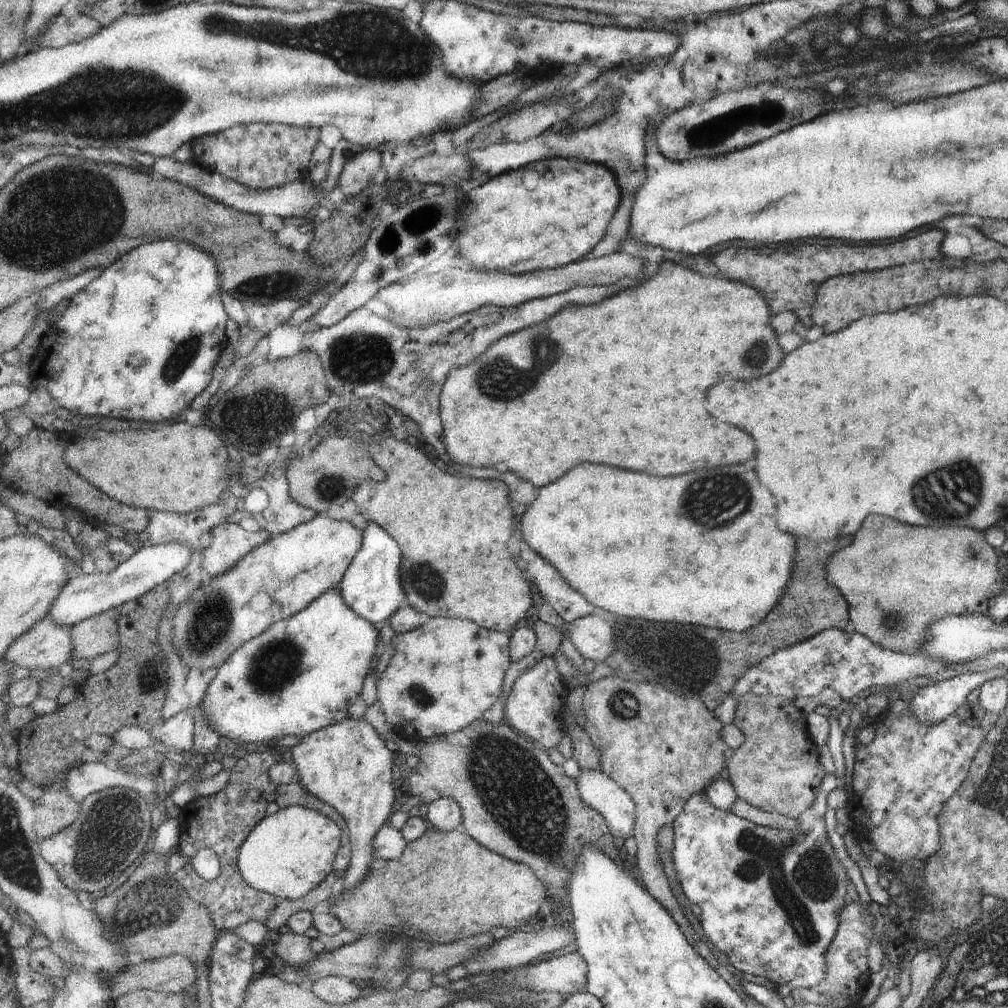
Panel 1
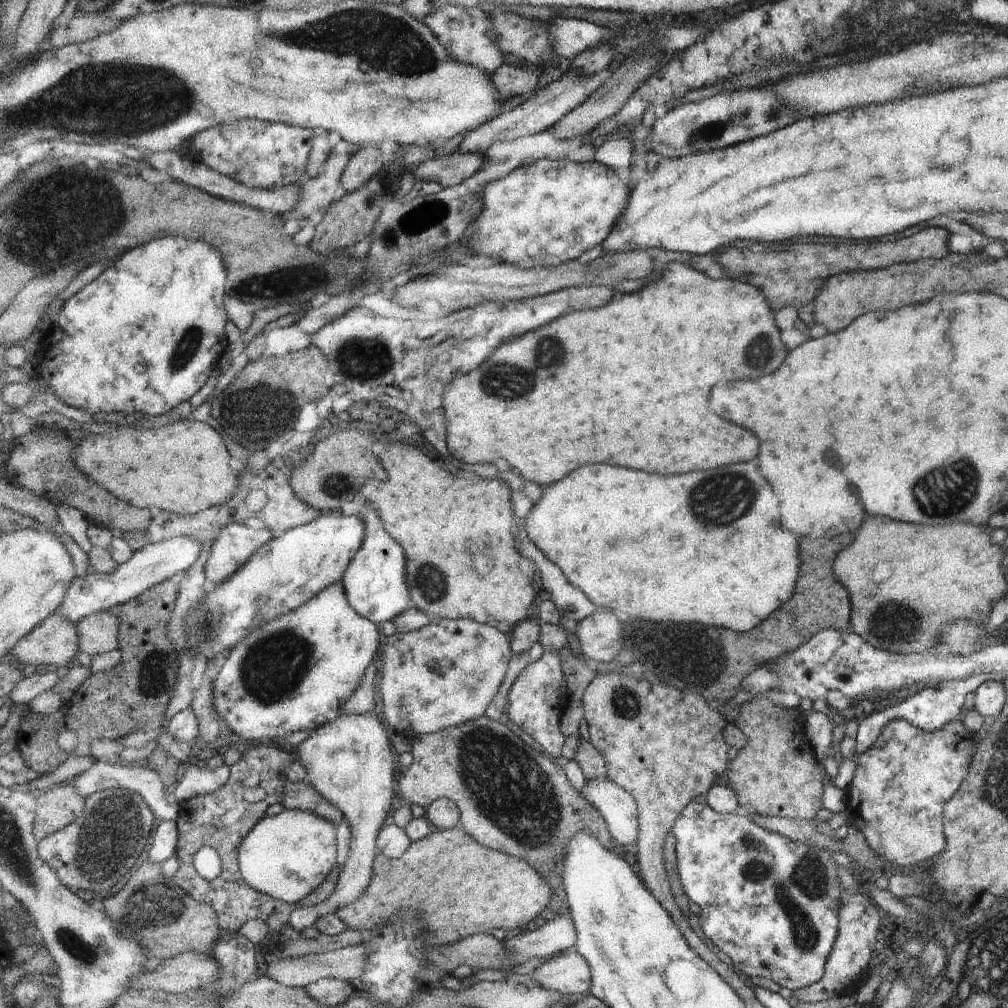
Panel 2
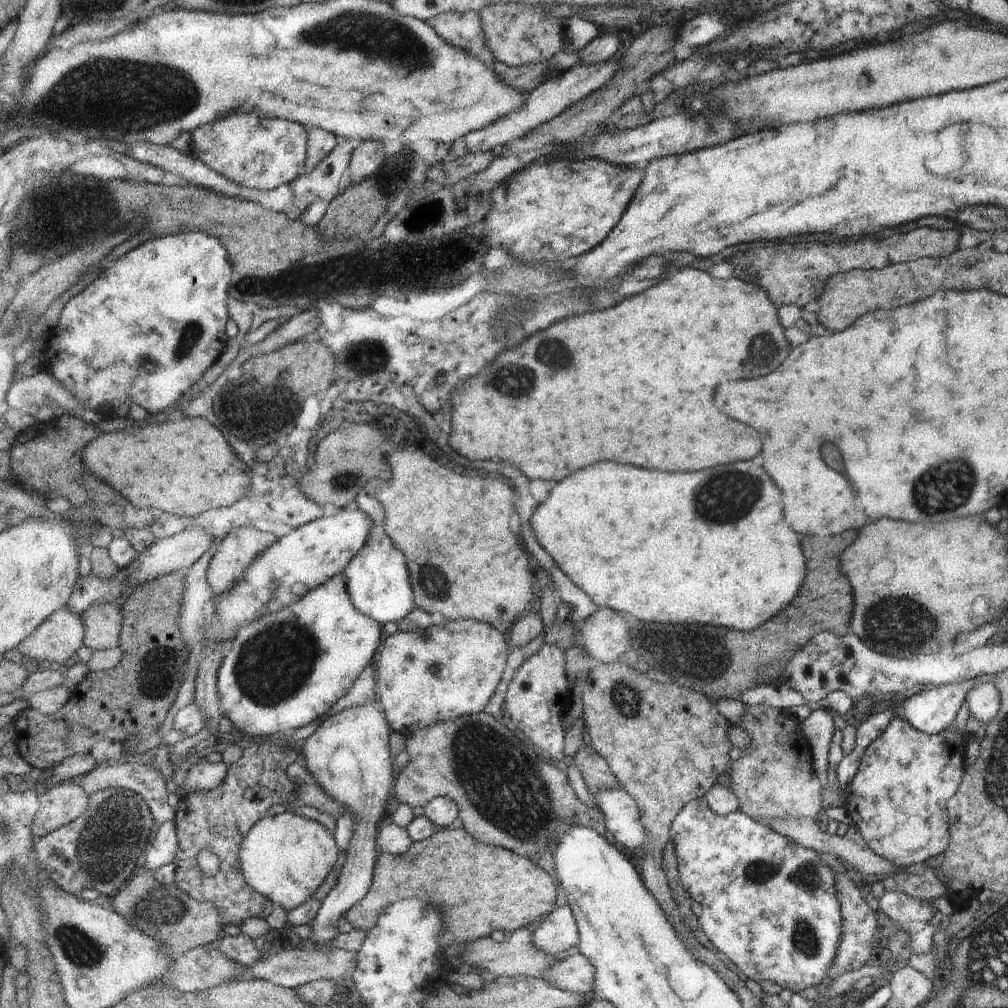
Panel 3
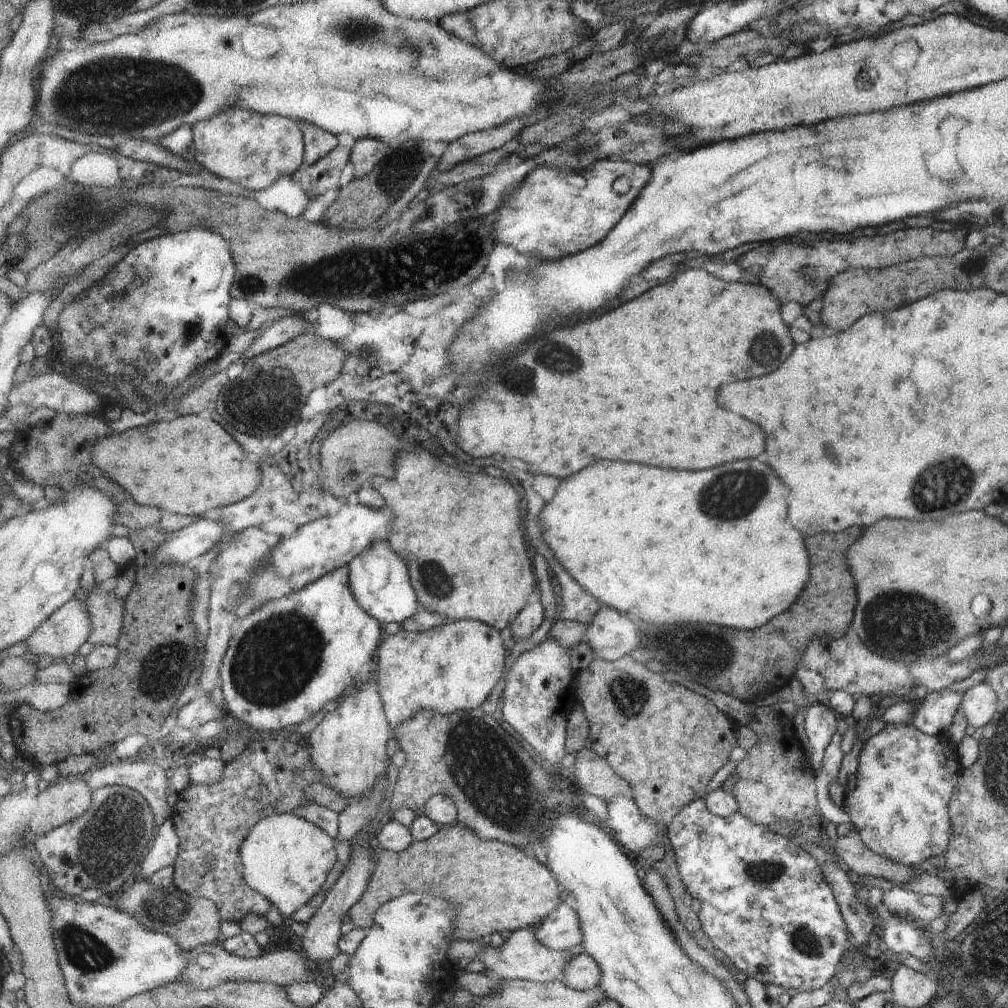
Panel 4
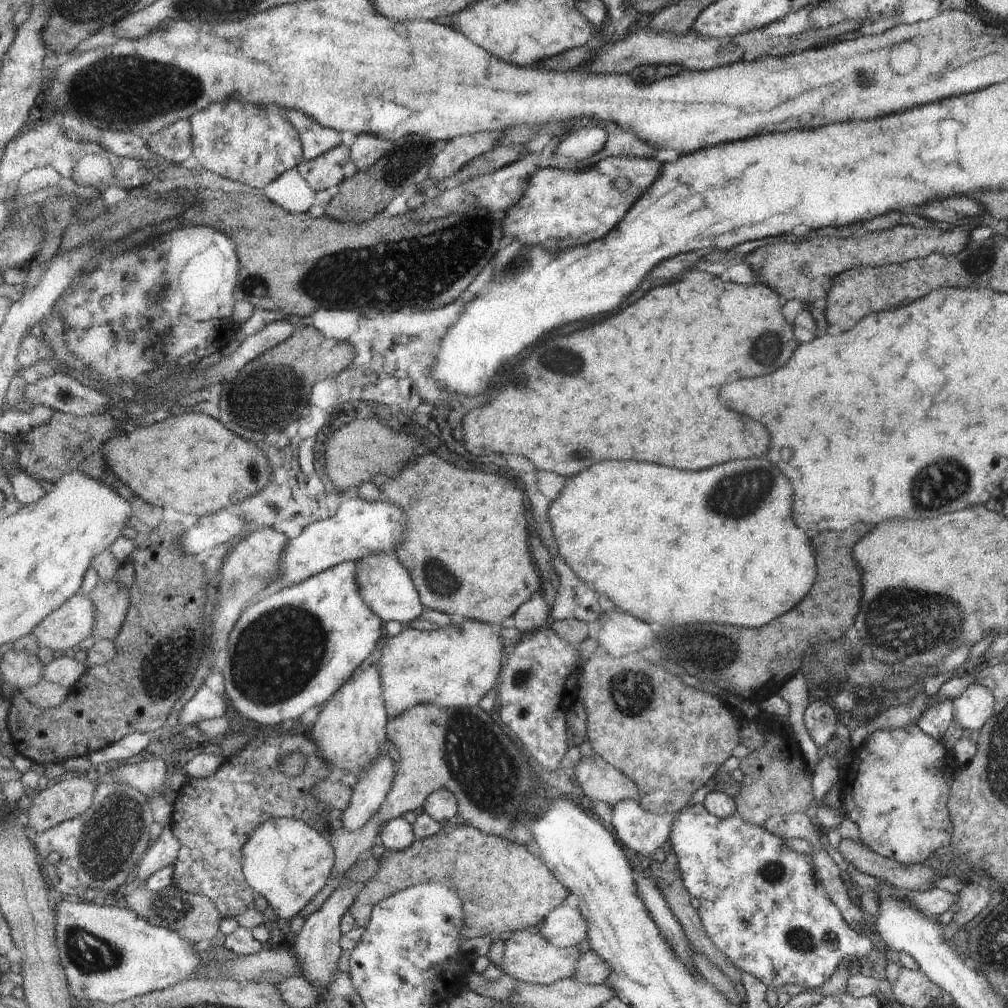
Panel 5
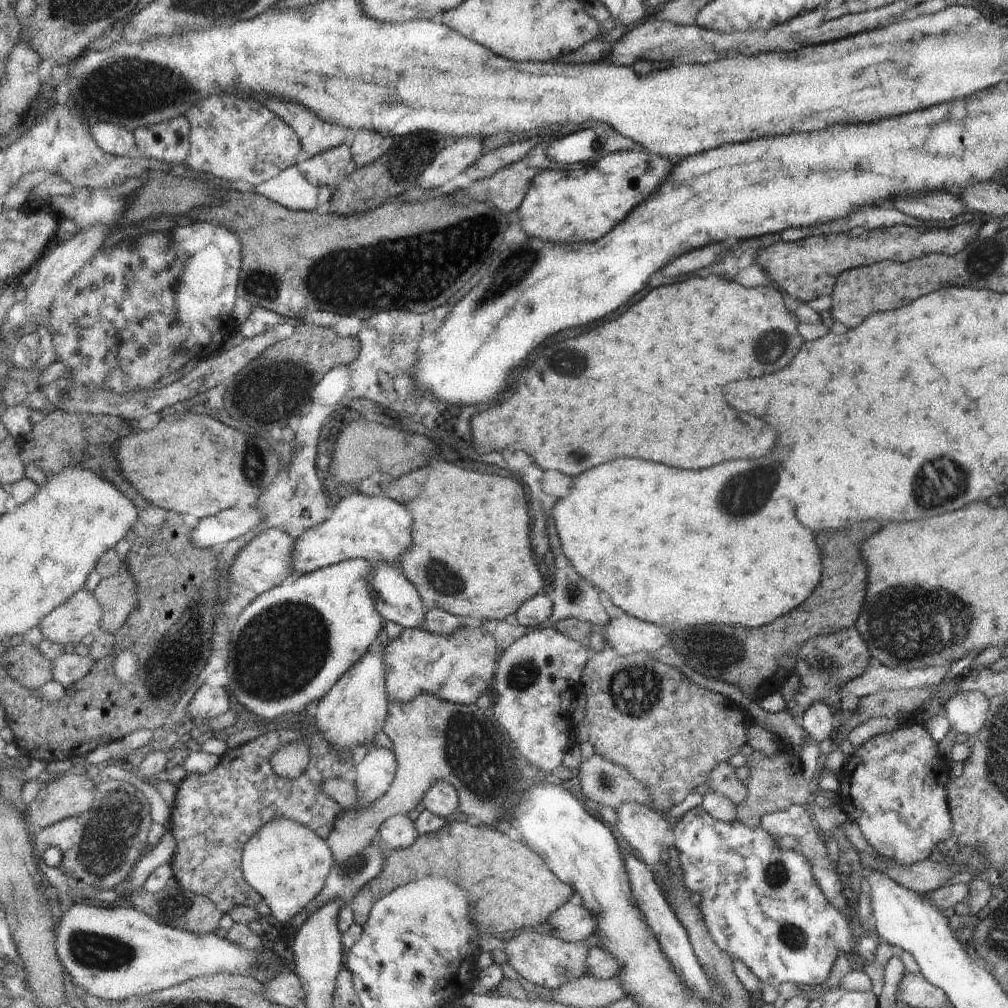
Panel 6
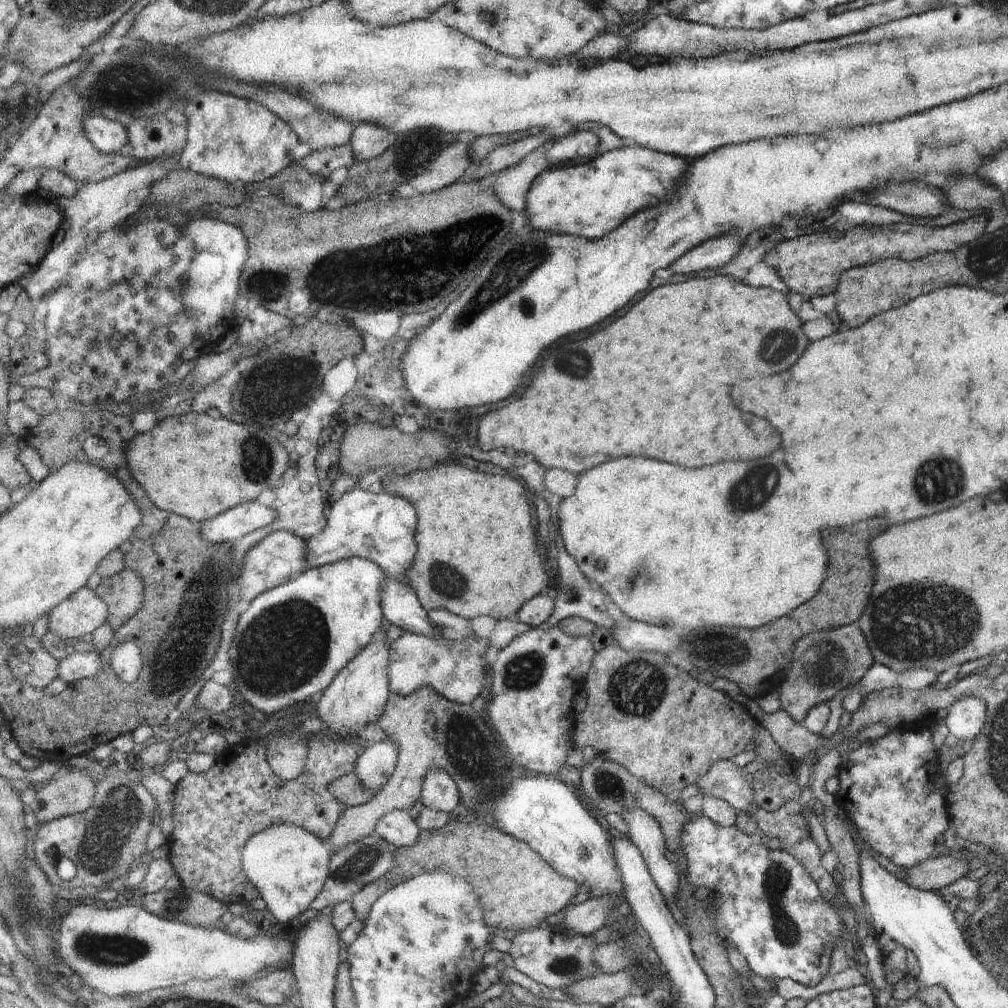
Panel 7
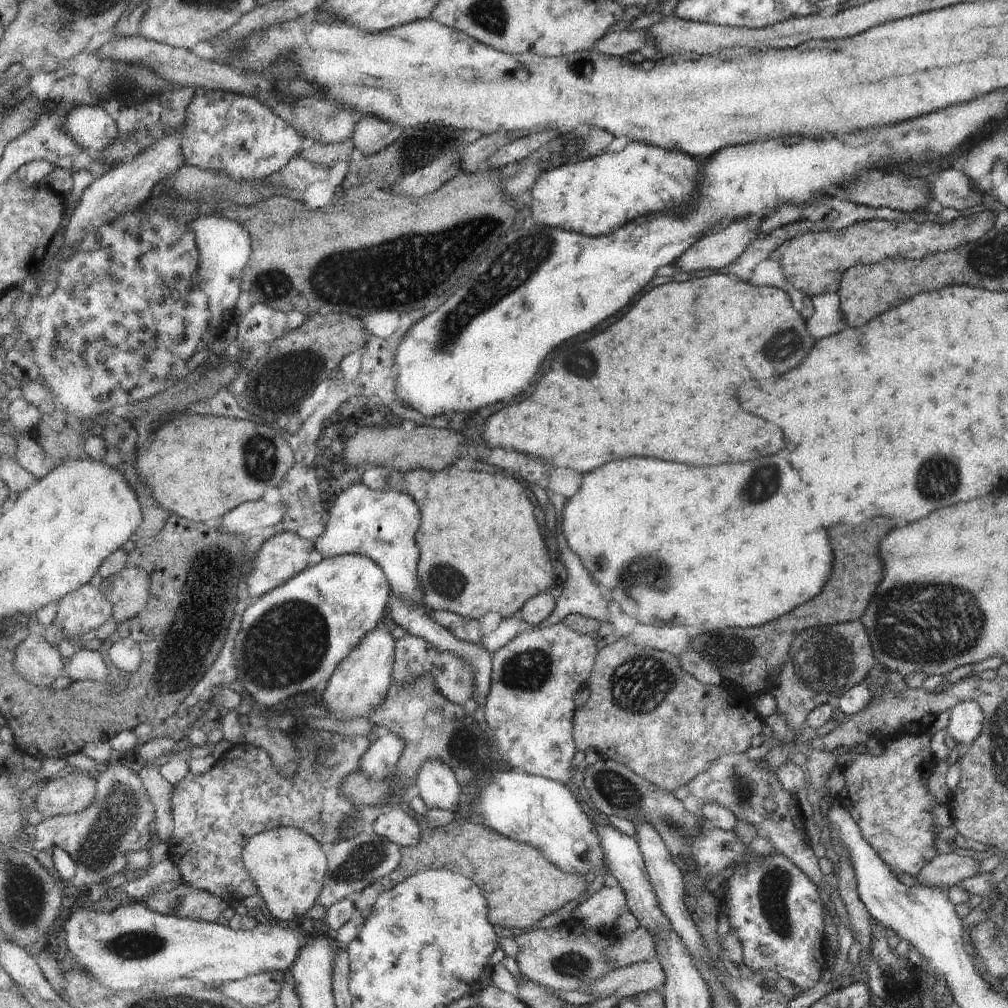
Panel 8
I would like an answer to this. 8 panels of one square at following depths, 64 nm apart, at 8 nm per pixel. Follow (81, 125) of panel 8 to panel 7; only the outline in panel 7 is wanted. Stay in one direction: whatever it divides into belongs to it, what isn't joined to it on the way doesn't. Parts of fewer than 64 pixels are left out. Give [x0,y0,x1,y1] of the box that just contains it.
[84,110,130,153]

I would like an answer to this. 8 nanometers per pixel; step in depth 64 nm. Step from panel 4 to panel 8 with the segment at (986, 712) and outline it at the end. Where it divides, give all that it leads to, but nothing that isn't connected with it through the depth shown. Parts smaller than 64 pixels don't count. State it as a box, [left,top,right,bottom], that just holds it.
[946,700,983,744]

